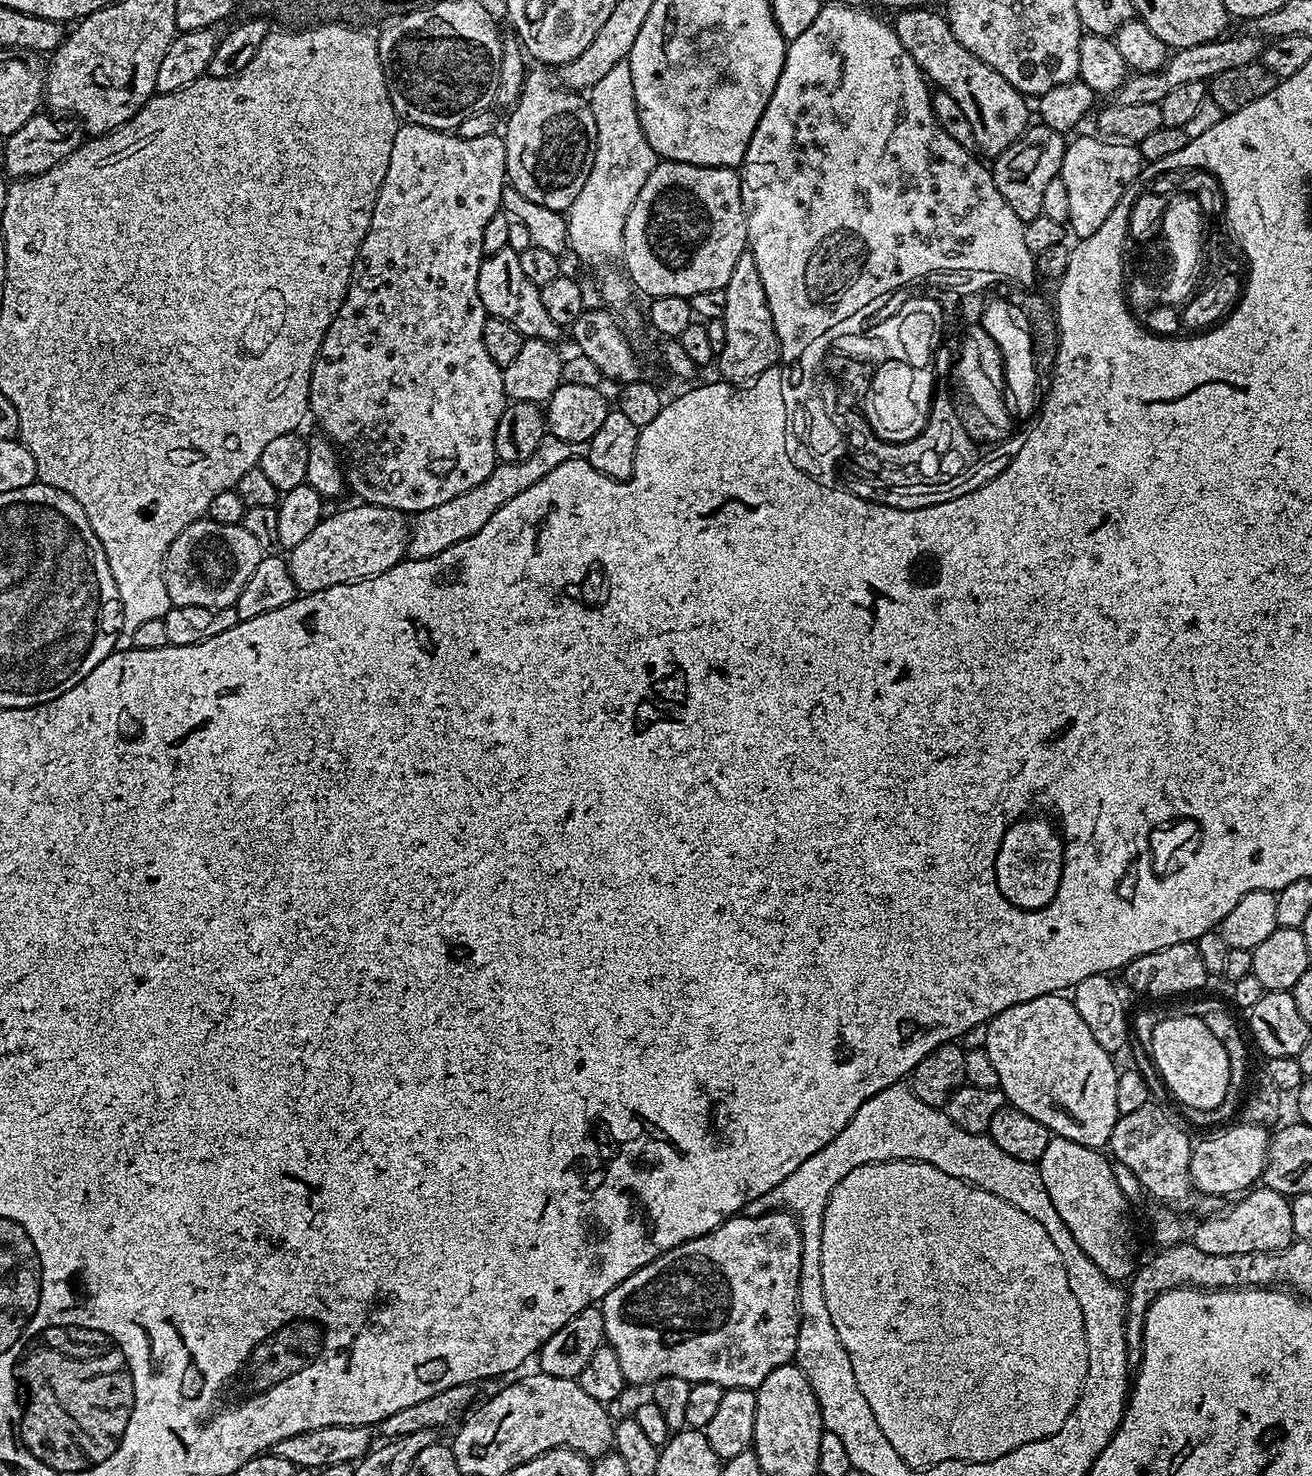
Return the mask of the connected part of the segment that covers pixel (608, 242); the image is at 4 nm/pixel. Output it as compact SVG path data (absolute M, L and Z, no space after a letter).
M627 60L618 62L614 70L590 89L590 103L598 126L596 157L590 178L586 178L586 186L582 186L582 194L574 198L566 213L568 247L571 255L576 255L584 264L608 264L623 257L624 231L630 206L634 206L634 198L638 198L642 186L646 186L646 178L650 178L656 168L658 157L640 125L634 78L630 78Z

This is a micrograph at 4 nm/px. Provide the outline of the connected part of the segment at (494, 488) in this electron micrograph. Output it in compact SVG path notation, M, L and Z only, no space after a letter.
M546 438L541 442L540 449L526 462L497 463L492 477L486 482L474 486L474 490L470 490L450 502L442 502L442 506L426 510L415 517L414 527L410 532L407 555L413 560L425 560L427 556L442 554L442 550L446 550L466 538L478 535L482 526L486 526L486 522L490 522L493 514L502 506L506 506L506 502L510 502L510 498L518 498L518 494L522 494L522 490L530 490L530 486L534 486L534 482L546 478L546 474L550 474L550 470L555 470L557 466L562 466L562 462L584 458L587 455L587 444L571 444Z

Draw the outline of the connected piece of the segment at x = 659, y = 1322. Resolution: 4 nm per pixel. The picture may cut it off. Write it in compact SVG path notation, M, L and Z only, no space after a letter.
M769 1210L763 1214L737 1214L730 1220L718 1225L713 1232L694 1238L680 1245L678 1250L664 1252L654 1262L637 1272L630 1280L624 1280L602 1301L604 1313L604 1339L607 1347L618 1354L622 1362L622 1372L629 1385L645 1384L651 1386L664 1378L680 1378L689 1384L717 1384L724 1389L760 1387L760 1383L770 1374L770 1370L778 1370L778 1366L793 1363L798 1342L798 1326L800 1325L800 1309L798 1308L798 1274L802 1266L802 1238L800 1228L794 1217L783 1210Z

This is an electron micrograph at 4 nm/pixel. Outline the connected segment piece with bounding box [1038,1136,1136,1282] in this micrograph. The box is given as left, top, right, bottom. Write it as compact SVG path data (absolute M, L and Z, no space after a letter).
M1052 1136L1038 1167L1051 1204L1079 1248L1107 1277L1124 1282L1136 1269L1134 1238L1128 1216L1130 1204L1114 1178L1111 1161L1102 1155L1099 1149Z

